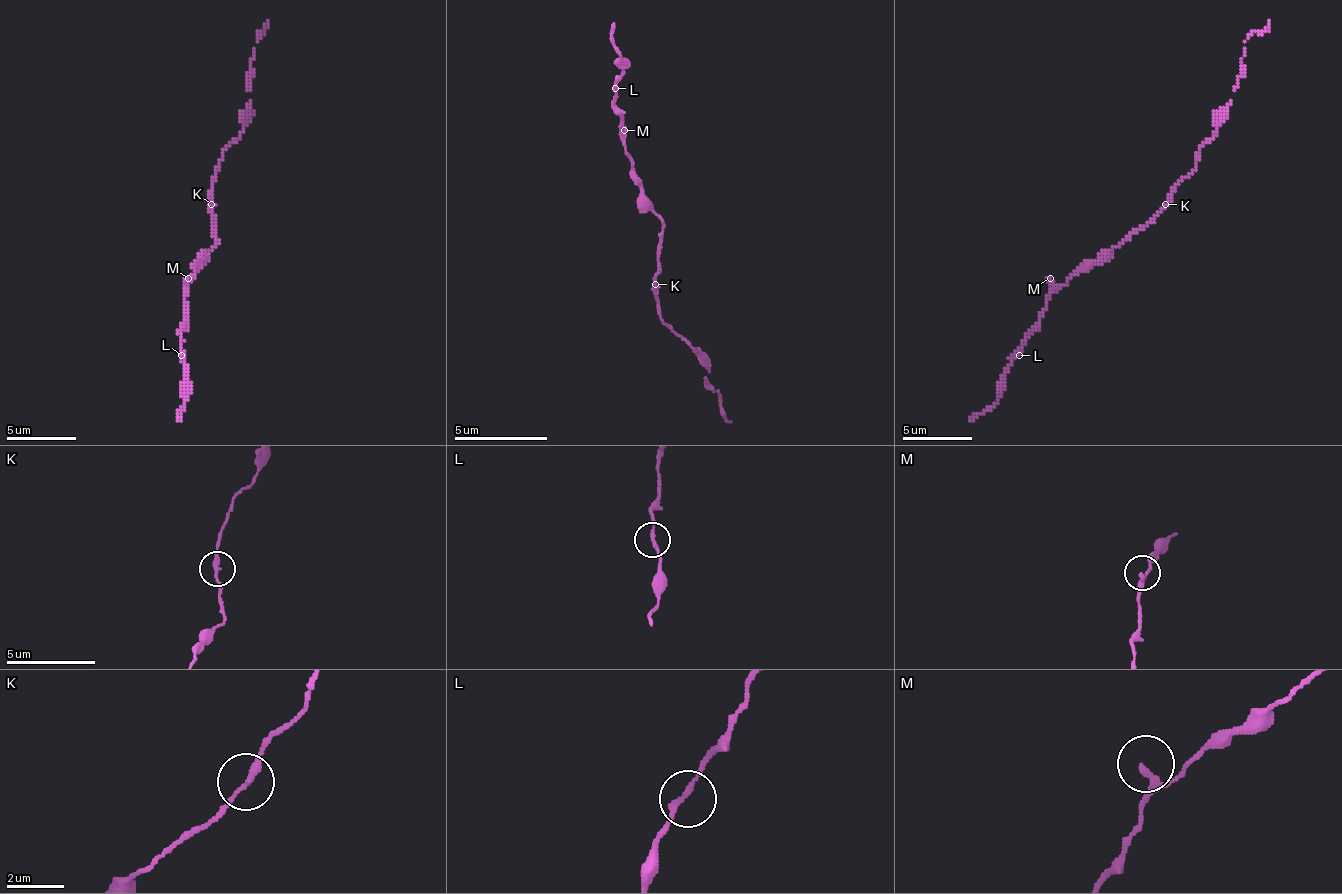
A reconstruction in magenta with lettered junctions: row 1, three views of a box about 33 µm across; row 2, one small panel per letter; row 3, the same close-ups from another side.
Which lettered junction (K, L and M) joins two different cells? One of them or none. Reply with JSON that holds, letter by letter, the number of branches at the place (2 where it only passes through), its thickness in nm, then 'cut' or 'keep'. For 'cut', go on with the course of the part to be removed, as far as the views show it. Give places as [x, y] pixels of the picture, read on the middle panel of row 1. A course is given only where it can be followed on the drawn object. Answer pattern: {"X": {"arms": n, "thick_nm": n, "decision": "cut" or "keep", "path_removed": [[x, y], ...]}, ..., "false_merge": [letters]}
{"K": {"arms": 2, "thick_nm": 200, "decision": "keep"}, "L": {"arms": 2, "thick_nm": 190, "decision": "keep"}, "M": {"arms": 2, "thick_nm": 200, "decision": "keep"}, "false_merge": []}

